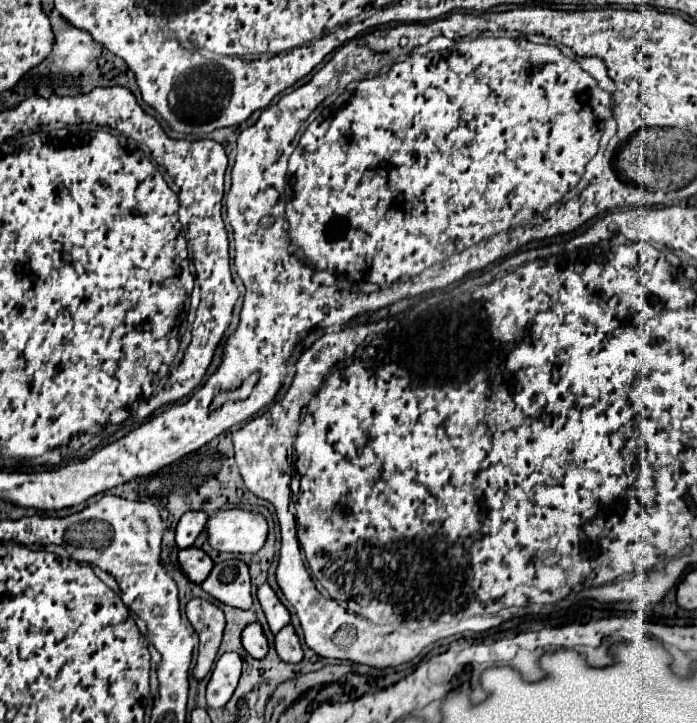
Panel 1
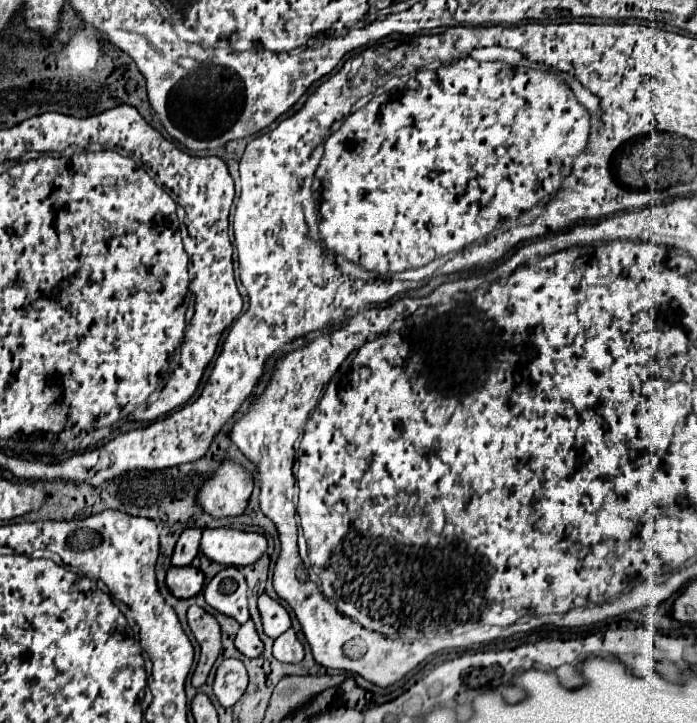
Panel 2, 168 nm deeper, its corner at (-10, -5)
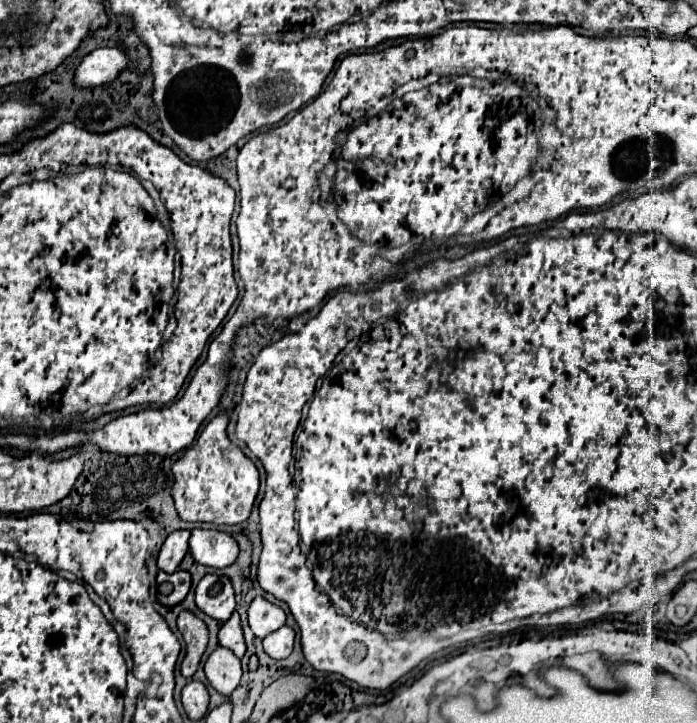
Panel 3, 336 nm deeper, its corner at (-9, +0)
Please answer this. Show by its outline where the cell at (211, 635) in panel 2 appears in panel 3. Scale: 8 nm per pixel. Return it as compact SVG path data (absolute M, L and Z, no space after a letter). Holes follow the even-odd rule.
M182 611L176 619L176 625L178 625L178 631L184 637L184 643L186 643L186 655L184 655L184 661L180 665L180 673L186 679L190 679L194 675L194 671L198 669L200 659L204 655L204 649L206 649L206 643L208 643L208 629L190 611Z

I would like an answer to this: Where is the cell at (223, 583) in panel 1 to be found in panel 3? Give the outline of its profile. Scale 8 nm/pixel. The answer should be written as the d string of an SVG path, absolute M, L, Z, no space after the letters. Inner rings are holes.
M206 575L196 587L196 607L216 621L228 621L236 609L234 589L228 577Z

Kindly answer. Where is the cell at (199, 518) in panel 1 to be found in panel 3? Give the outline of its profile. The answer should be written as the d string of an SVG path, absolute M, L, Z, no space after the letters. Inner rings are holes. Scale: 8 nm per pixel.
M190 531L170 533L158 553L158 569L166 573L174 573L188 551L188 539L190 539Z

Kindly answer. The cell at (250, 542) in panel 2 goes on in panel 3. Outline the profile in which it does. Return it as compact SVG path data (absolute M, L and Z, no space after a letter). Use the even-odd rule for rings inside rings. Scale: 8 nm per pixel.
M192 529L188 547L196 563L214 569L224 569L232 565L240 553L238 543L228 533L210 529Z

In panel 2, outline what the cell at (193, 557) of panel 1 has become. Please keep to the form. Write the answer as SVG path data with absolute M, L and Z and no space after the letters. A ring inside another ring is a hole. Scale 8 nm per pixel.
M173 566L167 572L167 586L177 598L191 598L201 592L205 574L195 566Z

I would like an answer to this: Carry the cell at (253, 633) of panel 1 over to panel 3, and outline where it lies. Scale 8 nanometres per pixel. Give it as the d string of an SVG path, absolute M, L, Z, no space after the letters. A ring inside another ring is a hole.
M236 611L232 613L232 617L226 623L222 623L222 627L218 631L218 643L222 643L224 647L232 649L238 657L242 657L246 653L242 629L240 629L240 617L238 617Z

